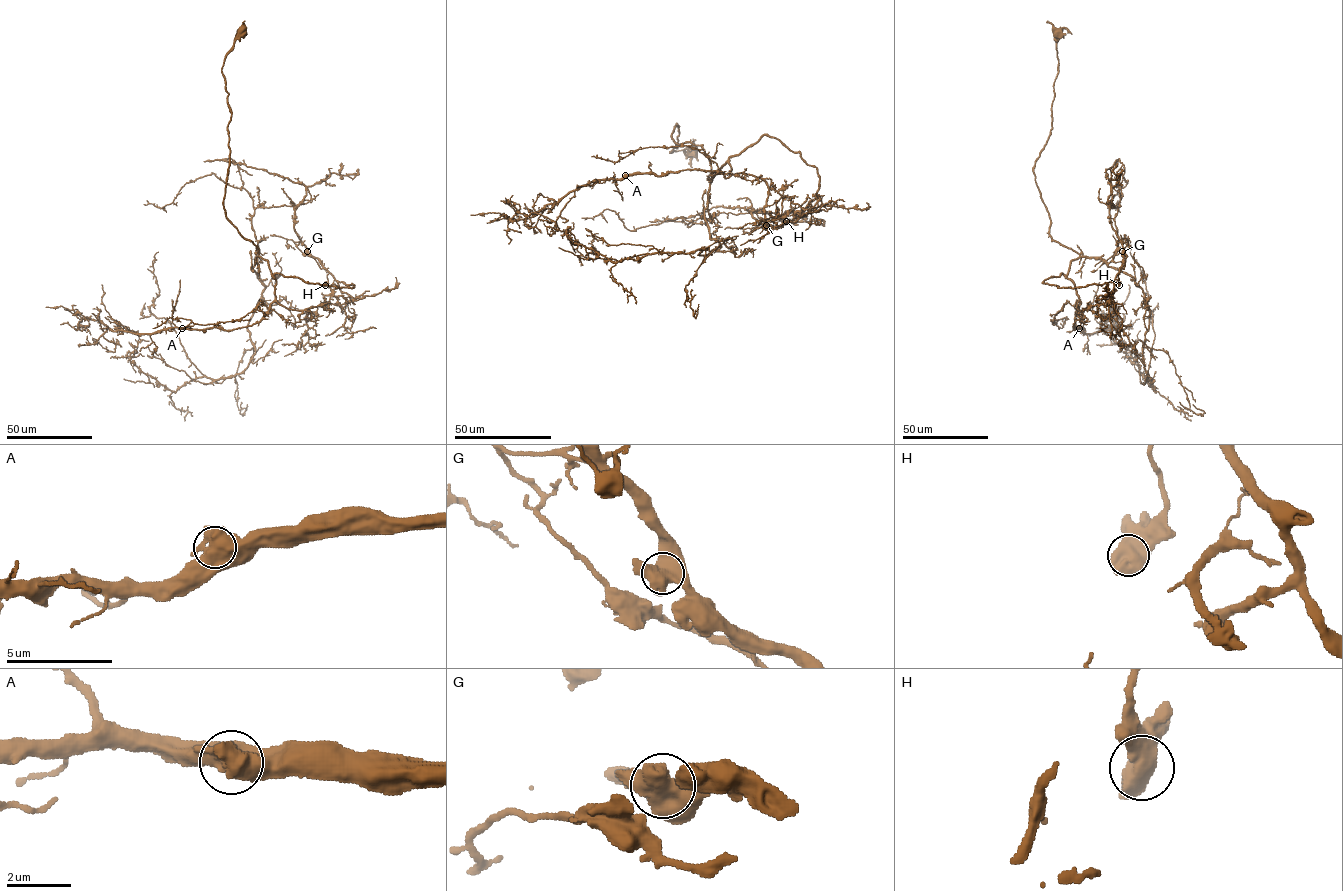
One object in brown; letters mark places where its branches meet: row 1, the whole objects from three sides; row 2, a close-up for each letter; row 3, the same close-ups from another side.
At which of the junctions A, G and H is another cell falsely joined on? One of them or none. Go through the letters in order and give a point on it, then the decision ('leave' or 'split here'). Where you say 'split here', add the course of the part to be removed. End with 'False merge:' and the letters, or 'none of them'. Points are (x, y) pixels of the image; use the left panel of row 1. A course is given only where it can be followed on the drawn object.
A: at (182, 328); leave
G: at (307, 251); leave
H: at (325, 285); leave
False merge: none of them

